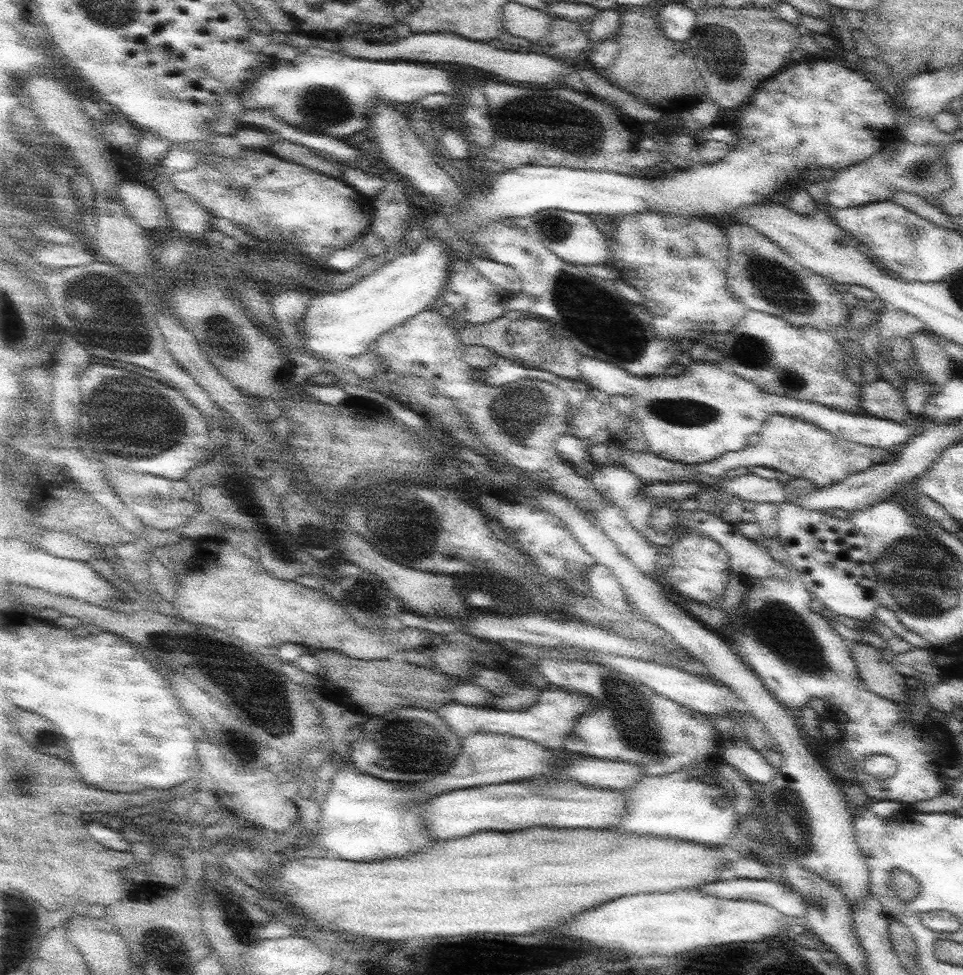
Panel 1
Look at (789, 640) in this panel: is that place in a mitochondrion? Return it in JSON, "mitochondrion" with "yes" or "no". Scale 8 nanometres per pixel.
{"mitochondrion":"yes"}

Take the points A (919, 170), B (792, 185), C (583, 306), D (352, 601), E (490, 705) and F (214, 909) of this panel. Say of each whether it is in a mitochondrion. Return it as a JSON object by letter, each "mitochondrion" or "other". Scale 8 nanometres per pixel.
{"A":"mitochondrion","B":"other","C":"mitochondrion","D":"other","E":"other","F":"other"}

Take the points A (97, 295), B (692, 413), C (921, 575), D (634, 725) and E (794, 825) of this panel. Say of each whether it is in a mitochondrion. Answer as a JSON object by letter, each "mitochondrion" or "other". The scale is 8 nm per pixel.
{"A":"mitochondrion","B":"mitochondrion","C":"mitochondrion","D":"mitochondrion","E":"mitochondrion"}

